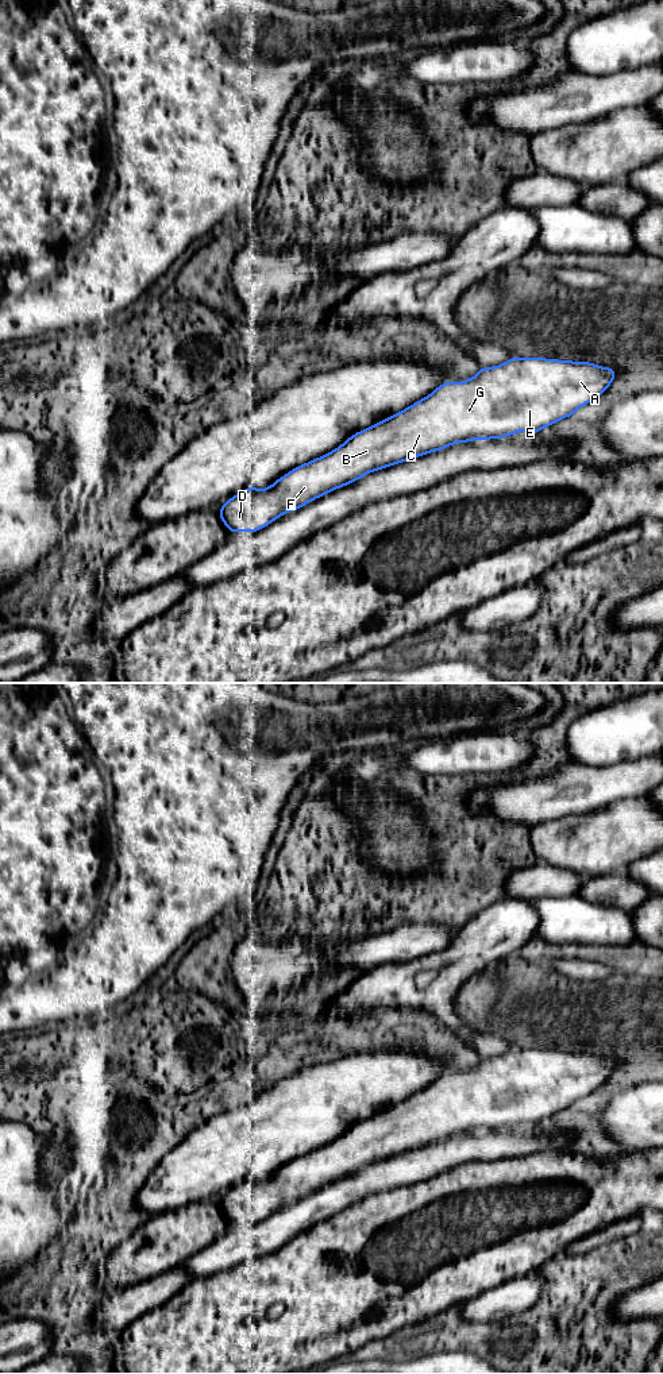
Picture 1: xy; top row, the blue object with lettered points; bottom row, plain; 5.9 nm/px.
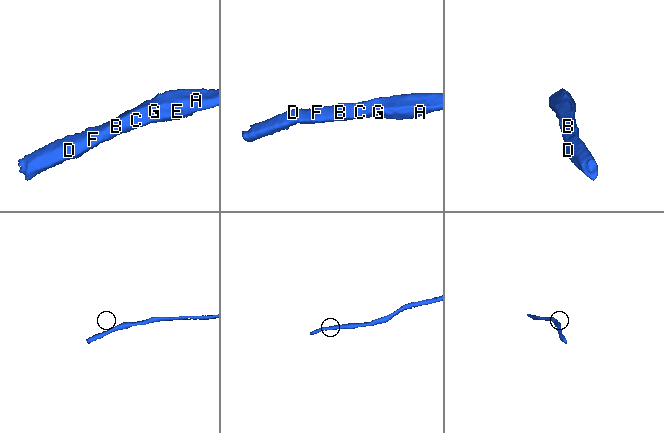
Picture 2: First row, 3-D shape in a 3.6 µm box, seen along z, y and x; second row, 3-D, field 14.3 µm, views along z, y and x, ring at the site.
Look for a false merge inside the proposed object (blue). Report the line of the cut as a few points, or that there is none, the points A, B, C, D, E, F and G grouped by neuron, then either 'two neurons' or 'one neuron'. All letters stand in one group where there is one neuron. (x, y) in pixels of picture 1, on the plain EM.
cut none; groups A B C D E F G; one neuron

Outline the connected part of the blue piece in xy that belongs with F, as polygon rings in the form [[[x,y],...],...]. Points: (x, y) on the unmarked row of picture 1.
[[[509,1049],[493,1058],[479,1058],[478,1064],[462,1073],[448,1072],[437,1077],[427,1088],[413,1096],[351,1126],[343,1135],[311,1153],[307,1153],[271,1174],[266,1180],[247,1178],[231,1188],[217,1201],[221,1213],[230,1224],[254,1224],[266,1219],[286,1204],[294,1203],[313,1190],[342,1180],[365,1166],[402,1153],[442,1142],[458,1134],[475,1131],[505,1130],[510,1126],[528,1123],[539,1124],[543,1119],[574,1107],[575,1101],[598,1091],[613,1074],[617,1062],[591,1053],[559,1051],[547,1049]]]

